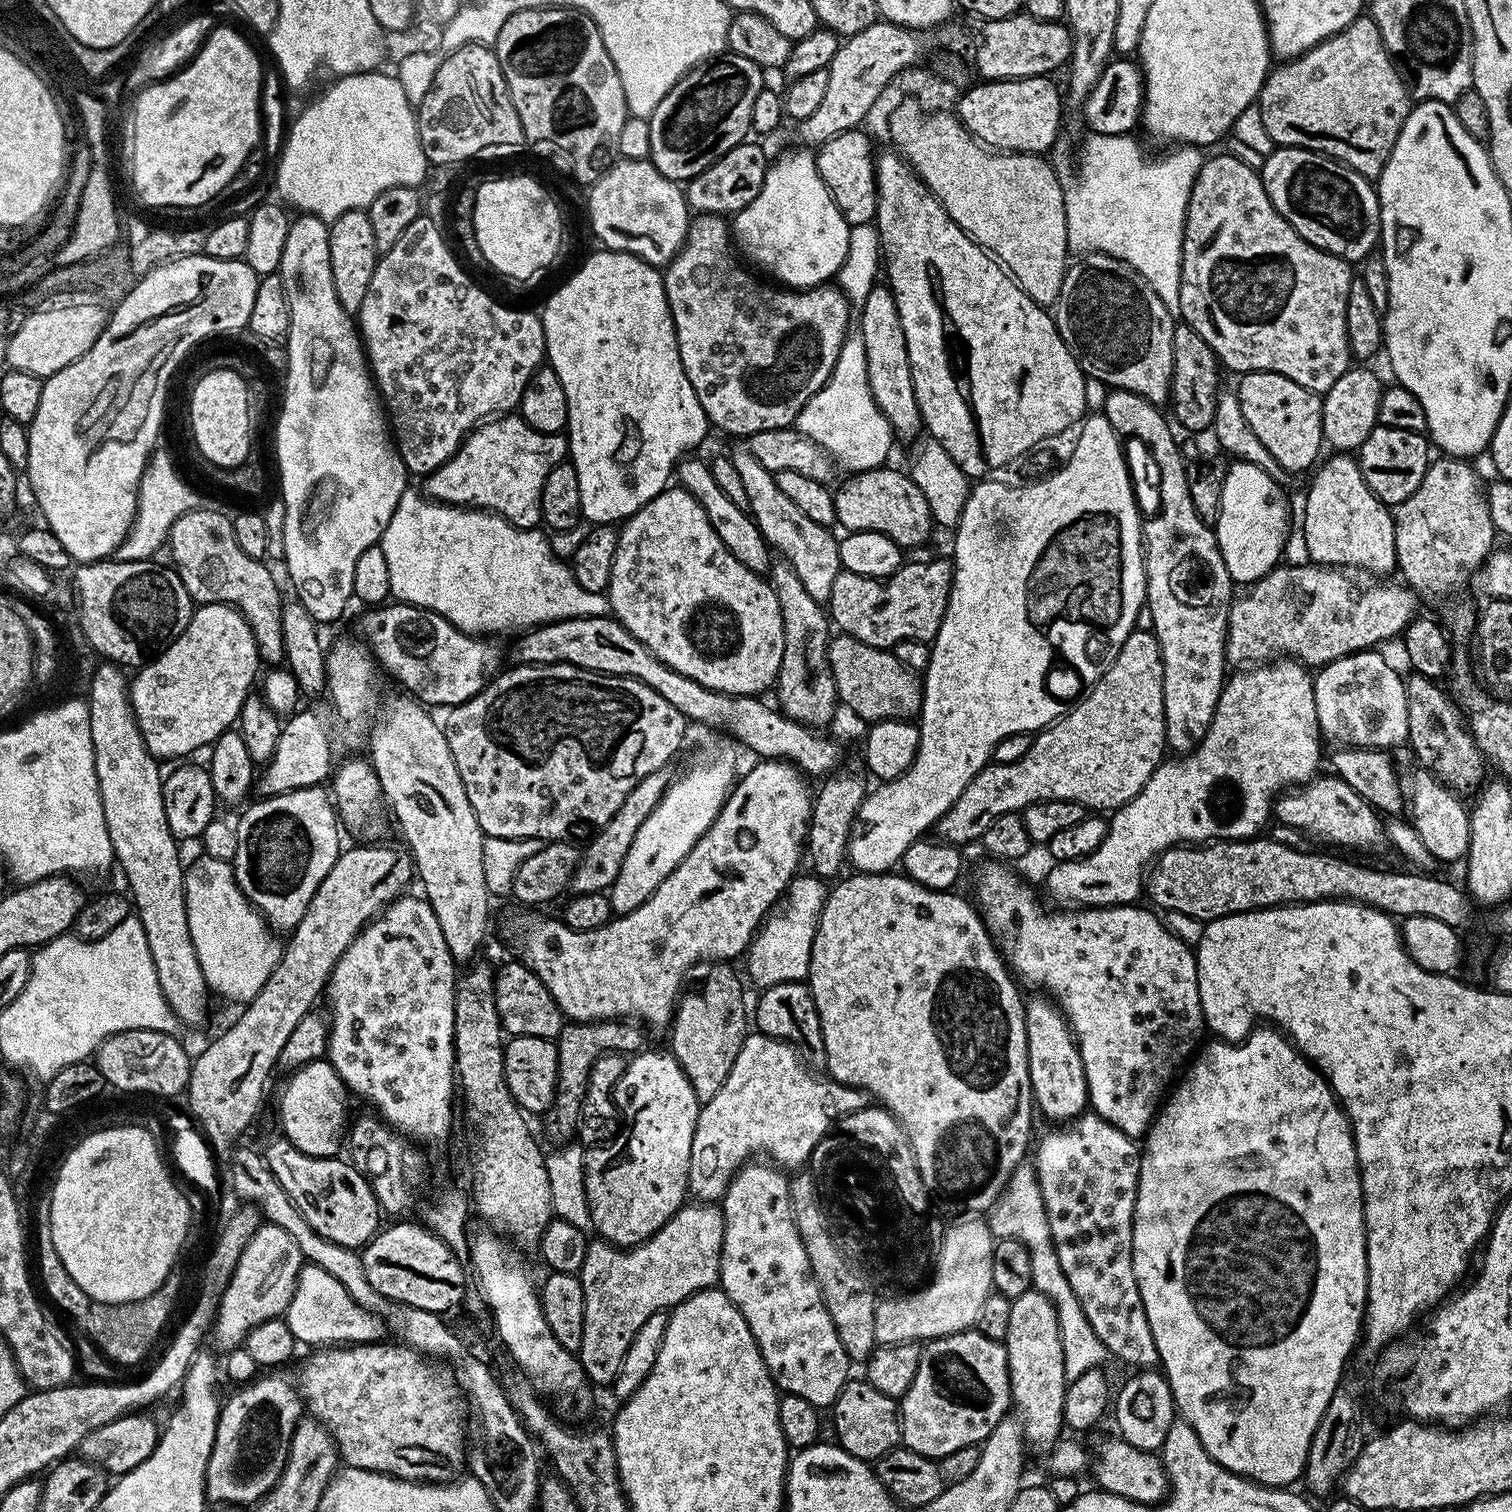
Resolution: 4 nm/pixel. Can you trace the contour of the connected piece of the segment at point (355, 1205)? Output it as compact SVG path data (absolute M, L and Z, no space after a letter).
M285 1138L270 1141L265 1148L262 1148L262 1155L278 1186L282 1186L286 1194L290 1194L290 1202L294 1202L294 1206L302 1210L302 1218L306 1218L306 1222L310 1222L310 1226L314 1226L314 1230L318 1230L322 1238L338 1242L338 1246L360 1250L380 1231L382 1209L372 1189L372 1182L347 1159L304 1156L302 1150L296 1149L291 1141Z

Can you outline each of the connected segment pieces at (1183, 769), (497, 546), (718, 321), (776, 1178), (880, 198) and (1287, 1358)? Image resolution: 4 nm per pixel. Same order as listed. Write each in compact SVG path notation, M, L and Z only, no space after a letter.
M1280 658L1275 662L1268 662L1263 666L1253 668L1256 668L1253 672L1240 672L1237 676L1229 675L1227 677L1225 686L1218 698L1216 713L1206 730L1206 734L1202 738L1202 742L1197 744L1191 752L1181 755L1179 758L1172 758L1176 760L1168 758L1161 762L1154 770L1150 782L1146 782L1146 786L1142 786L1142 790L1134 798L1130 798L1130 802L1126 802L1126 806L1115 809L1111 813L1108 820L1106 838L1102 838L1102 846L1098 846L1098 850L1094 850L1094 854L1090 854L1081 860L1062 860L1051 865L1053 868L1048 872L1048 892L1060 903L1057 905L1063 906L1068 910L1075 910L1078 908L1109 908L1115 904L1136 904L1139 901L1139 896L1142 896L1142 893L1145 891L1146 873L1149 871L1152 861L1157 856L1163 854L1165 850L1177 846L1196 846L1201 842L1250 840L1259 837L1263 833L1260 831L1263 830L1268 816L1270 820L1270 817L1273 815L1274 797L1277 794L1283 793L1289 786L1299 786L1308 783L1309 780L1317 775L1318 769L1316 767L1320 764L1320 740L1322 741L1322 733L1320 731L1320 723L1316 717L1314 686L1312 685L1313 673L1305 665L1291 658Z
M406 490L402 494L380 537L379 546L382 554L386 554L386 567L390 570L391 595L397 601L437 612L459 632L469 634L504 632L508 627L527 630L551 624L554 620L609 615L607 595L582 590L571 567L552 553L547 538L543 536L545 533L539 527L515 528L502 516L433 502L416 492Z
M700 214L689 223L688 233L679 254L666 265L662 272L666 298L672 311L672 321L676 327L676 341L680 351L680 361L684 367L686 378L690 382L702 410L708 415L709 425L713 429L721 428L722 431L729 432L732 436L741 436L741 438L753 436L762 430L793 427L796 416L804 409L809 398L830 378L830 374L838 360L840 348L843 346L844 340L850 335L850 328L848 328L850 305L848 297L840 291L839 287L821 286L793 290L783 286L773 286L771 283L768 283L769 285L759 284L747 270L749 271L742 263L741 257L734 247L734 237L730 231L729 221L719 214Z
M749 1162L745 1164L744 1167L732 1177L731 1182L728 1183L728 1189L726 1189L722 1197L724 1237L722 1238L718 1287L720 1291L728 1295L730 1302L734 1302L734 1306L738 1306L742 1318L746 1318L746 1326L750 1326L750 1334L754 1334L754 1342L766 1362L766 1370L772 1375L772 1381L776 1384L777 1389L779 1389L781 1393L789 1396L806 1398L806 1402L810 1402L814 1407L821 1410L828 1410L831 1409L832 1403L838 1398L842 1386L847 1384L850 1379L850 1373L848 1373L850 1361L846 1350L842 1350L842 1342L838 1342L838 1330L826 1310L824 1299L820 1293L820 1287L814 1278L814 1274L810 1270L810 1258L806 1258L806 1246L802 1246L802 1238L794 1226L794 1218L790 1210L790 1194L788 1193L789 1177L787 1175L783 1176L779 1171L783 1172L779 1167L773 1166L768 1162Z
M889 150L889 152L884 152L875 157L876 161L876 218L875 225L880 235L880 251L882 253L883 263L886 265L886 276L888 272L888 280L886 280L887 287L891 288L892 293L896 296L896 301L898 302L898 314L902 318L902 330L906 334L906 350L910 354L910 370L912 371L912 381L914 382L914 394L916 395L916 401L920 407L920 418L923 427L928 428L927 435L939 442L939 444L946 450L946 454L950 454L950 458L954 458L954 462L957 466L963 470L970 478L984 478L992 472L995 468L1004 468L1007 466L1011 460L1016 460L1019 456L1024 456L1028 451L1031 450L1035 444L1040 444L1043 442L1047 436L1052 436L1055 432L1064 432L1072 423L1075 425L1077 422L1083 421L1085 419L1086 413L1089 411L1088 408L1088 387L1090 387L1089 381L1084 375L1084 371L1078 366L1078 362L1074 358L1074 354L1066 346L1066 342L1062 342L1062 336L1059 333L1058 326L1053 320L1053 313L1049 311L1047 307L1038 302L1034 302L1030 297L1025 294L1024 291L1016 285L1016 281L1008 275L1003 264L996 259L995 256L984 251L975 240L971 240L966 232L963 232L959 226L950 218L950 214L946 214L946 210L940 204L940 199L936 197L928 187L924 185L924 181L920 179L912 170L912 165L904 159L903 156L897 154L895 151Z
M1257 1026L1244 1037L1242 1042L1215 1043L1210 1045L1204 1053L1201 1051L1195 1057L1194 1063L1191 1065L1191 1068L1193 1067L1192 1073L1188 1077L1185 1075L1171 1089L1170 1095L1157 1111L1151 1128L1143 1137L1140 1181L1138 1182L1136 1209L1134 1210L1134 1242L1132 1243L1134 1278L1138 1282L1138 1290L1142 1294L1146 1322L1150 1322L1150 1334L1154 1334L1154 1346L1158 1346L1160 1364L1164 1375L1168 1377L1172 1398L1176 1402L1176 1411L1191 1426L1194 1434L1198 1434L1202 1446L1206 1446L1206 1454L1210 1454L1210 1458L1214 1458L1214 1462L1218 1462L1226 1470L1244 1477L1245 1480L1252 1480L1255 1484L1263 1484L1269 1488L1287 1489L1292 1486L1295 1480L1297 1483L1303 1477L1306 1458L1310 1450L1310 1438L1314 1438L1314 1430L1318 1430L1318 1422L1322 1422L1322 1414L1326 1414L1326 1406L1330 1406L1330 1398L1334 1398L1335 1387L1338 1386L1340 1376L1343 1375L1346 1365L1349 1363L1348 1355L1351 1354L1356 1339L1359 1341L1362 1336L1362 1325L1368 1303L1368 1251L1366 1250L1366 1234L1364 1233L1364 1191L1360 1185L1360 1163L1356 1160L1356 1143L1352 1137L1352 1125L1348 1123L1348 1116L1340 1107L1336 1093L1332 1091L1332 1085L1297 1050L1295 1044L1288 1039L1283 1031L1272 1026Z

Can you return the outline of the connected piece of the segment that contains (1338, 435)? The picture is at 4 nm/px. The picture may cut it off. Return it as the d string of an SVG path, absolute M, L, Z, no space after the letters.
M1350 366L1330 390L1323 393L1320 409L1322 410L1323 443L1328 444L1340 454L1348 454L1359 450L1362 442L1370 438L1370 434L1378 426L1378 406L1382 383L1368 366Z

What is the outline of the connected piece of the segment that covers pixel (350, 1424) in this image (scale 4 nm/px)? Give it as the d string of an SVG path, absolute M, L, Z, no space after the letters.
M403 1342L349 1344L347 1346L321 1347L313 1351L313 1356L300 1368L298 1391L307 1415L319 1421L332 1436L339 1459L347 1467L361 1468L371 1472L382 1472L385 1476L397 1476L399 1480L414 1480L425 1484L446 1484L461 1475L466 1468L466 1432L464 1436L464 1412L466 1413L466 1397L461 1387L457 1384L456 1377L451 1367L440 1362L433 1362L427 1355L421 1354Z

